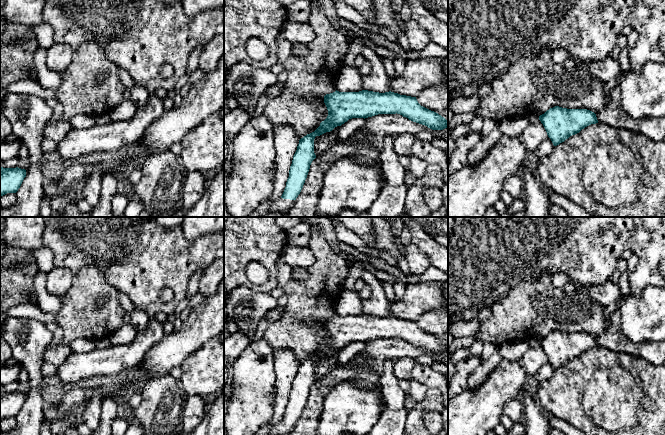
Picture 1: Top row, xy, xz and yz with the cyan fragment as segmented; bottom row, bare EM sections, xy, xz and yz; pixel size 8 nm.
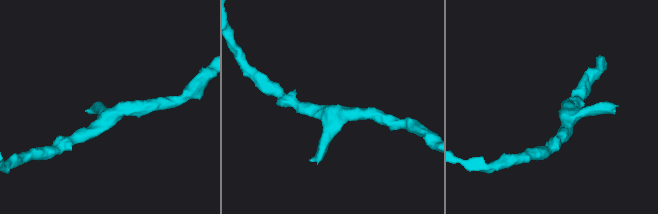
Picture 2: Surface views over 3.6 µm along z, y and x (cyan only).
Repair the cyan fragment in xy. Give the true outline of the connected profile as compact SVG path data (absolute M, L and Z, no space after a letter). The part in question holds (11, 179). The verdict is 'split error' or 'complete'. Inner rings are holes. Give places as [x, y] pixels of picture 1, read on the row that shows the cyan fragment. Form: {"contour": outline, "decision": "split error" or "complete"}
{"contour": "M0 167L0 197L7 193L16 193L25 177L25 169L21 169L18 167Z", "decision": "complete"}

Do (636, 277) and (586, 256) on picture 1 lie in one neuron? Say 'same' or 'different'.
same

